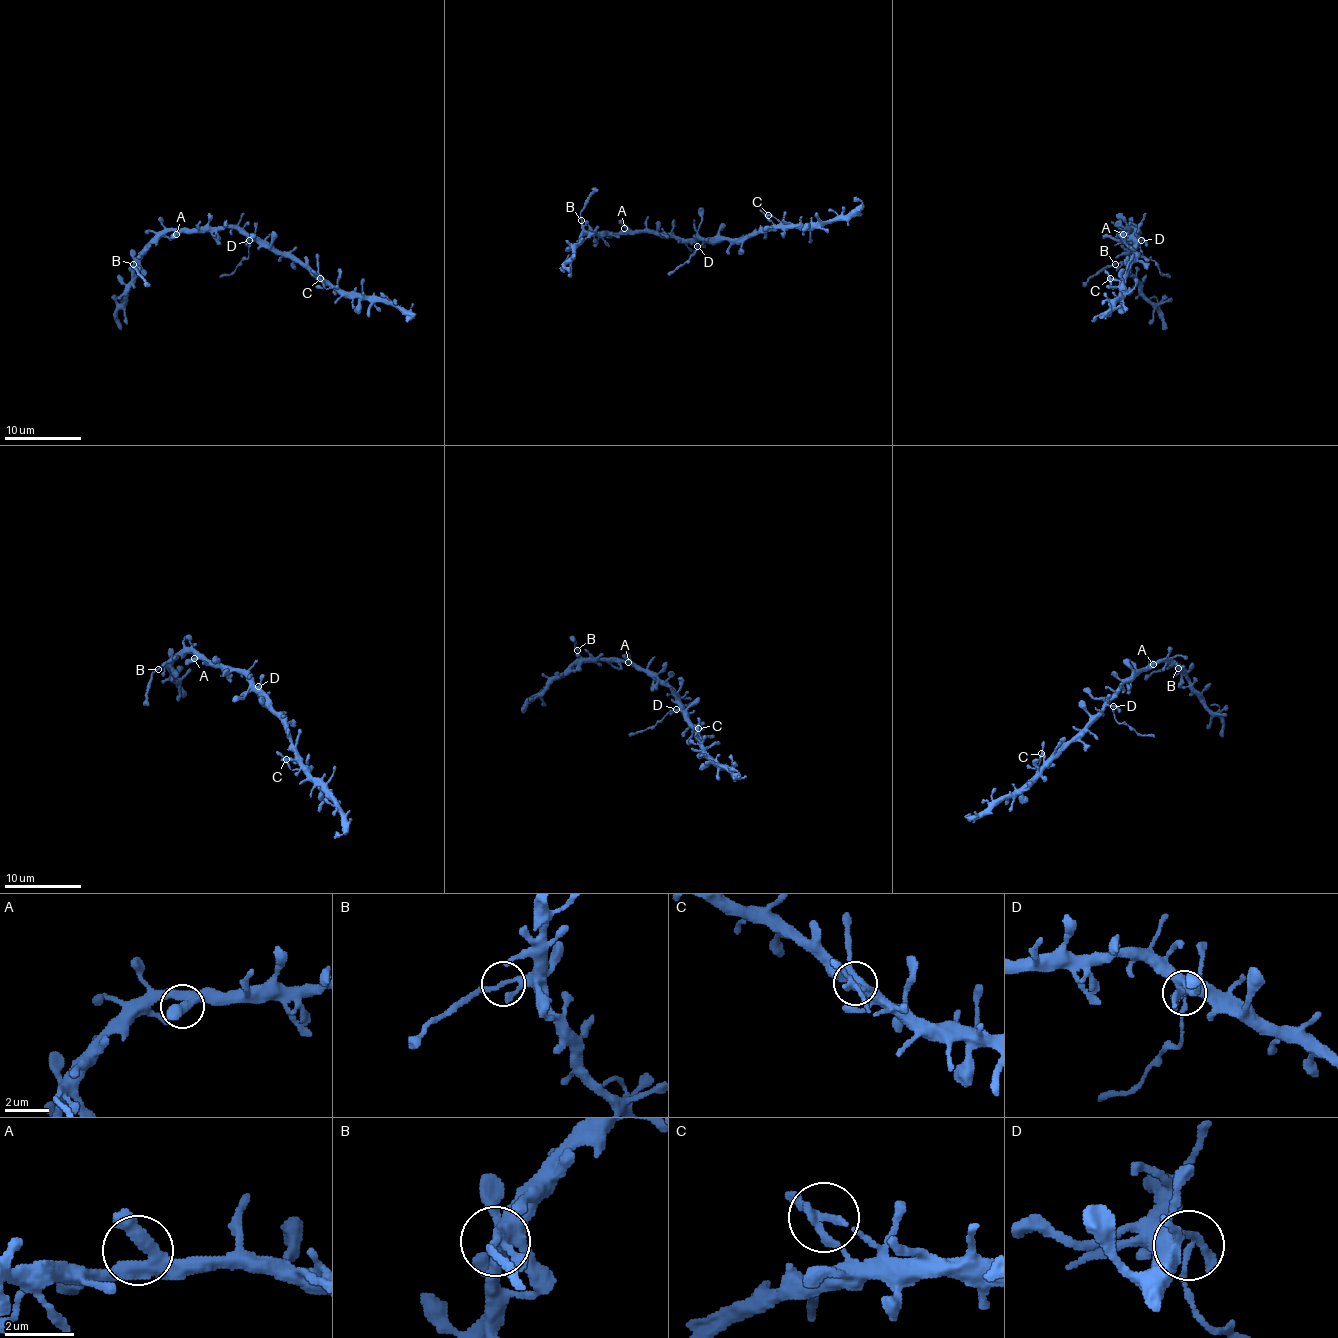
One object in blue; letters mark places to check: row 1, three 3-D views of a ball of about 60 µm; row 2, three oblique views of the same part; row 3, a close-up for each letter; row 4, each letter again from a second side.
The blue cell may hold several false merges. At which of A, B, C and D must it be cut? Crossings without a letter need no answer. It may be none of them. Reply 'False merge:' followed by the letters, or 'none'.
False merge: B, D

